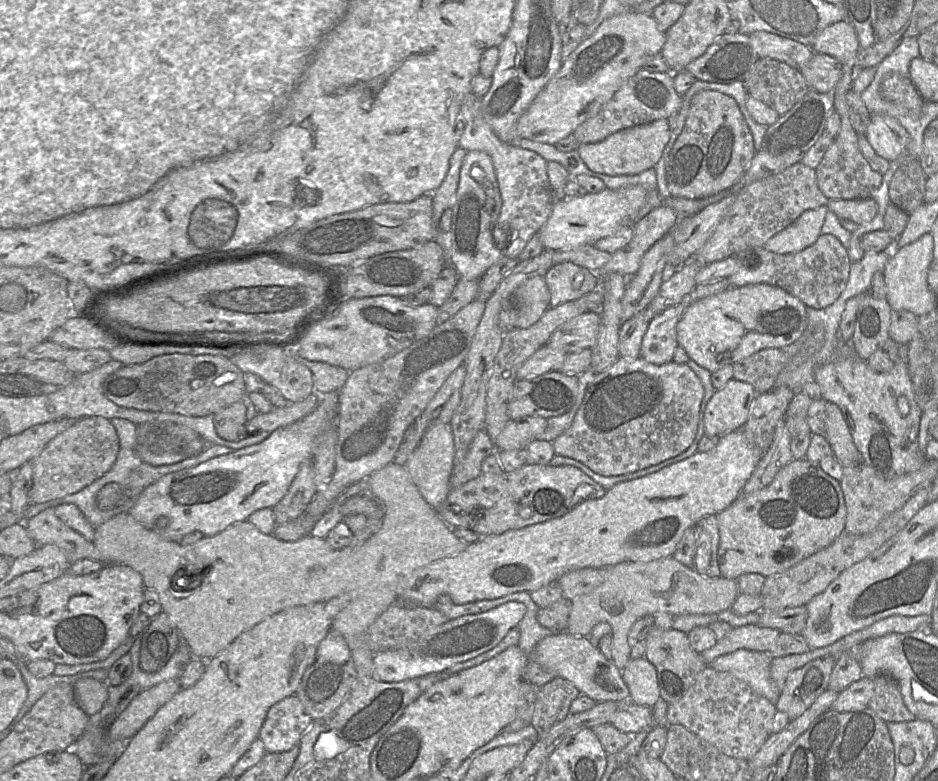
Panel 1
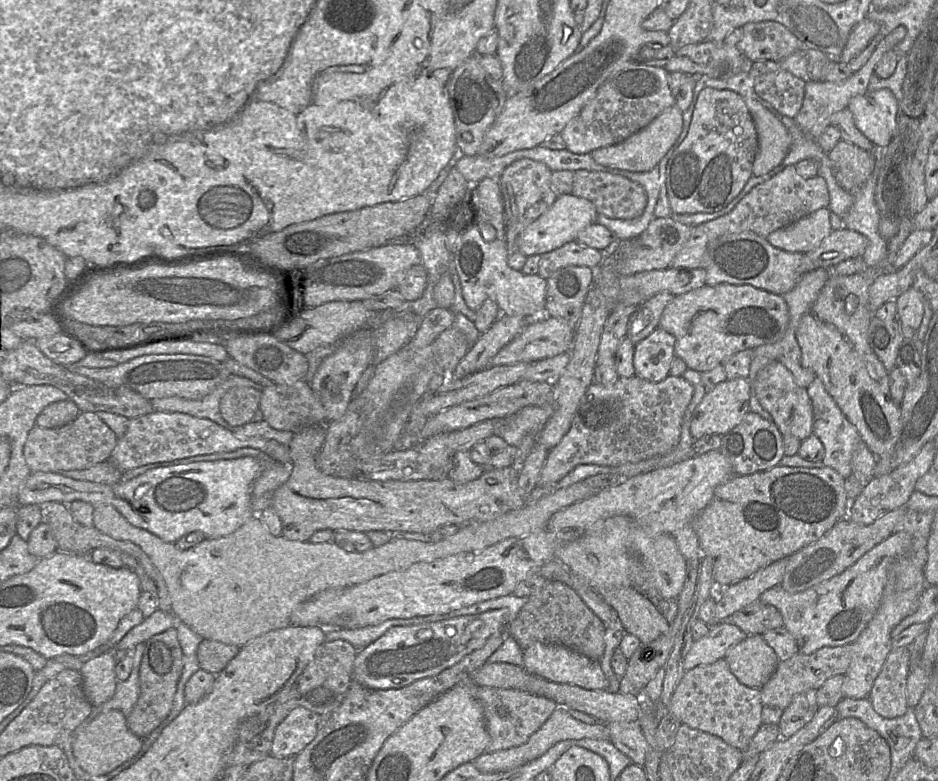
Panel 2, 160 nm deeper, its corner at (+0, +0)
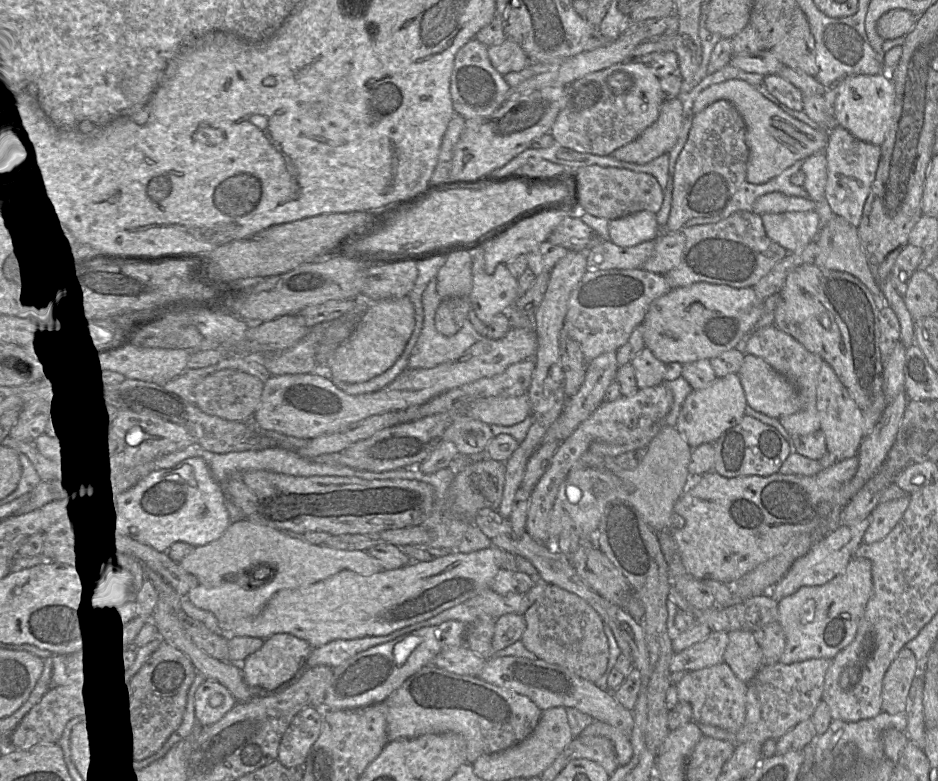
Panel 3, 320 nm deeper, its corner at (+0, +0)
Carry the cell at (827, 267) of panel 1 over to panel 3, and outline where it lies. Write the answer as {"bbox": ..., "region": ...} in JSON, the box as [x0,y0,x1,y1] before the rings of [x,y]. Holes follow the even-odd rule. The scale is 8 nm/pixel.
{"bbox":[664,211,788,289],"region":[[[738,211],[717,223],[684,227],[685,246],[678,266],[664,277],[671,289],[696,282],[753,287],[788,251],[766,234],[761,215]]]}

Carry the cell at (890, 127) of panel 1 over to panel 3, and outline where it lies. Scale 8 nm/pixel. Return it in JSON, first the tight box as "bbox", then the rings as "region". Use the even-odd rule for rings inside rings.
{"bbox":[834,74,895,146],"region":[[[854,74],[844,77],[834,103],[837,124],[857,139],[881,146],[886,138],[893,115],[895,87],[890,76]]]}

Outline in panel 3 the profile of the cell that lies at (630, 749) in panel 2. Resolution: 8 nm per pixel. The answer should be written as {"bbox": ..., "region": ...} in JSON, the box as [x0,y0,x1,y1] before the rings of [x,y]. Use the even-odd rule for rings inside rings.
{"bbox":[477,656,633,738],"region":[[[516,656],[492,657],[486,661],[477,677],[529,698],[542,711],[555,707],[574,708],[595,720],[617,728],[629,738],[632,734],[633,713],[620,705],[614,698],[613,692],[604,692],[594,683],[581,679],[559,665]]]}

